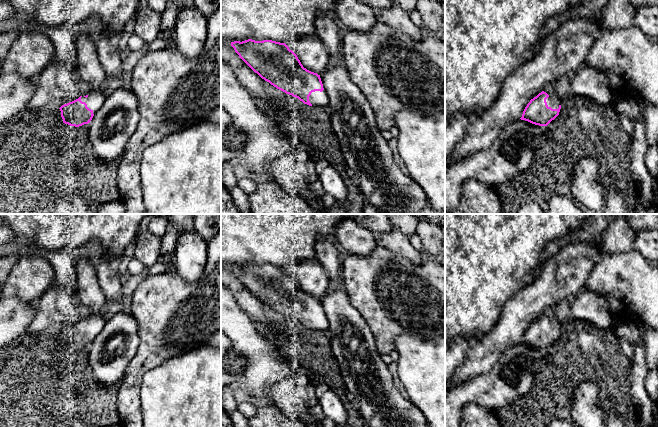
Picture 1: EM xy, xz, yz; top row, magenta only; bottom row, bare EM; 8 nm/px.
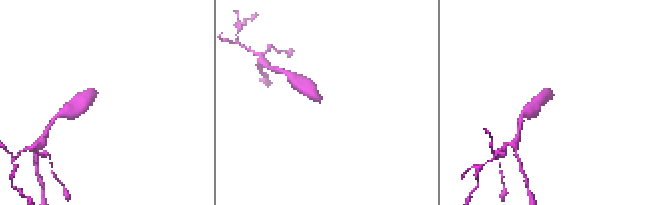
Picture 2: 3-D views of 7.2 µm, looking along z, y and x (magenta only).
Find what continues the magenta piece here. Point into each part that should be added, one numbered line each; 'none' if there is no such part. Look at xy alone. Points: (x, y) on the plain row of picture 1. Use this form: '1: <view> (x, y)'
1: xy (95, 324)

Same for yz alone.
1: yz (553, 325)

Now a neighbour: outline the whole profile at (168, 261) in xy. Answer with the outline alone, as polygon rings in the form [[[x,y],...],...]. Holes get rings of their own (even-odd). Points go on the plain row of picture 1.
[[[166,256],[163,258],[162,264],[165,266],[166,268],[166,272],[165,273],[173,273],[174,268],[175,268],[175,262],[174,262],[174,256]]]

